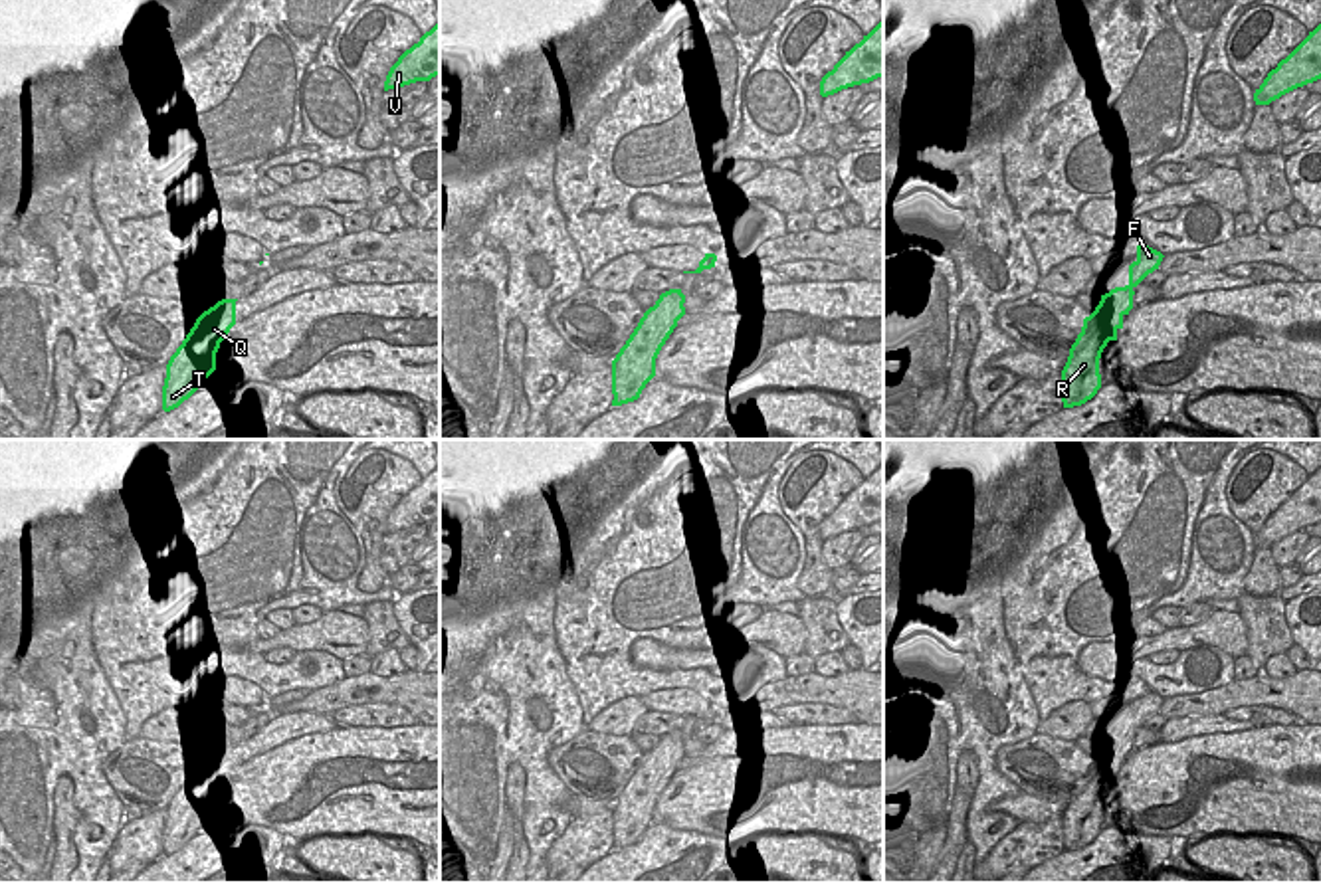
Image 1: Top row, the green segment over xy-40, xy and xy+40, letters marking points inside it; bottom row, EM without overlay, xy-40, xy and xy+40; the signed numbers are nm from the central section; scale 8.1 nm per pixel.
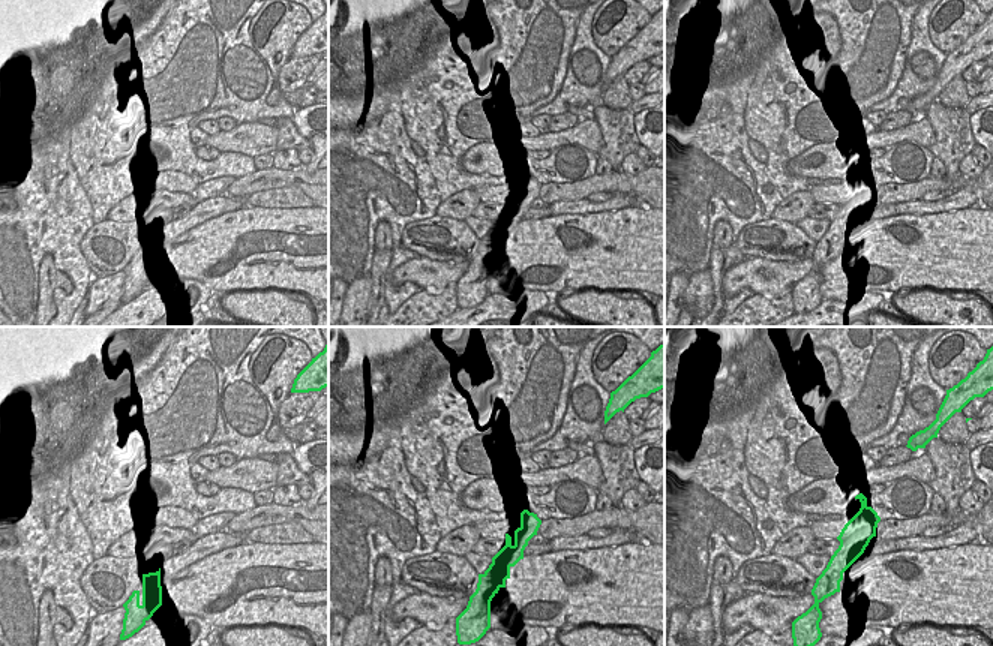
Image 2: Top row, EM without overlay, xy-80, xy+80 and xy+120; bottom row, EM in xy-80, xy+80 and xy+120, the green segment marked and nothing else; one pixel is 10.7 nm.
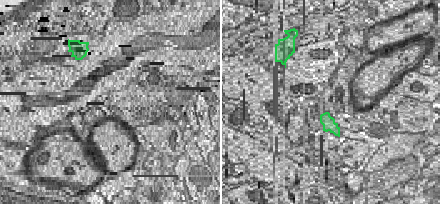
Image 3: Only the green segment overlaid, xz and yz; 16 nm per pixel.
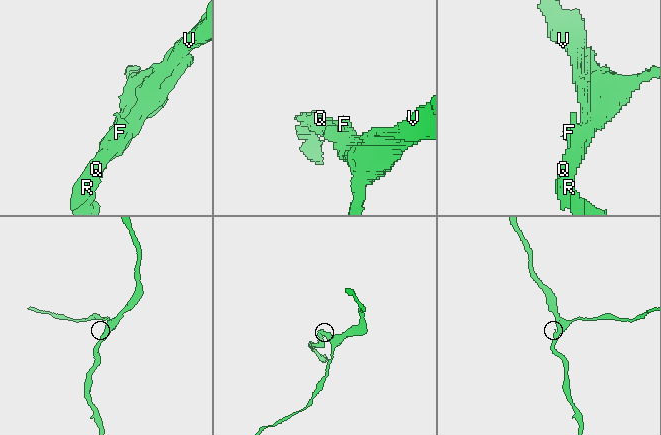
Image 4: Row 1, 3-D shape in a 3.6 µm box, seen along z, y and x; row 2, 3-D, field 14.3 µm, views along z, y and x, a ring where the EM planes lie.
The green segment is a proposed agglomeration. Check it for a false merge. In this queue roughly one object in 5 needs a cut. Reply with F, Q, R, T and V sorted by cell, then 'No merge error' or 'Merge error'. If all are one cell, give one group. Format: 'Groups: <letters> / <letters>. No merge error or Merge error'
Groups: F Q R T V. No merge error.

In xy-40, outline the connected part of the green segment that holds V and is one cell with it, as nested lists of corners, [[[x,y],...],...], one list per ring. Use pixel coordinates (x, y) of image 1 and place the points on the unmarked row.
[[[440,463],[390,511],[384,535],[440,519]]]

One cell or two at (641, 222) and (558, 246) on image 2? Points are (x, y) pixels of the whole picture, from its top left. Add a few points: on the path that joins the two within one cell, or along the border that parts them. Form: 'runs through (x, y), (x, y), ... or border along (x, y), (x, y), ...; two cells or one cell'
runs through (620, 243), (606, 245), (600, 251), (579, 251); one cell

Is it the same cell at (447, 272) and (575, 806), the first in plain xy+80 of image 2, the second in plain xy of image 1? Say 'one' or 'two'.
one

